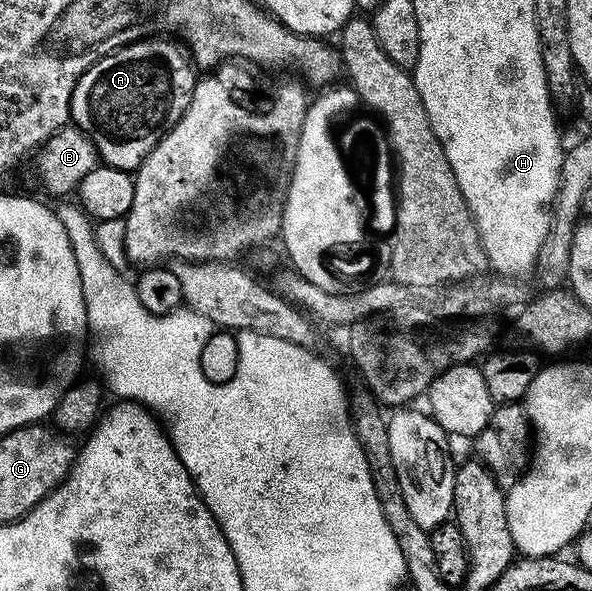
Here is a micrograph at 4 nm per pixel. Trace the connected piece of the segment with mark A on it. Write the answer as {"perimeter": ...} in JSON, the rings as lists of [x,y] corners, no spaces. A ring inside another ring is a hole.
{"perimeter":[[[141,39],[128,43],[124,47],[119,47],[118,50],[111,51],[110,54],[94,62],[76,81],[76,85],[72,89],[72,101],[70,102],[70,123],[93,138],[94,148],[98,150],[99,160],[107,167],[115,167],[121,171],[131,173],[137,171],[138,166],[152,153],[154,146],[162,140],[162,136],[173,127],[176,121],[180,121],[180,117],[186,112],[188,105],[192,101],[192,93],[196,82],[196,74],[194,75],[194,71],[196,72],[195,64],[181,46],[178,48],[170,39]]]}

